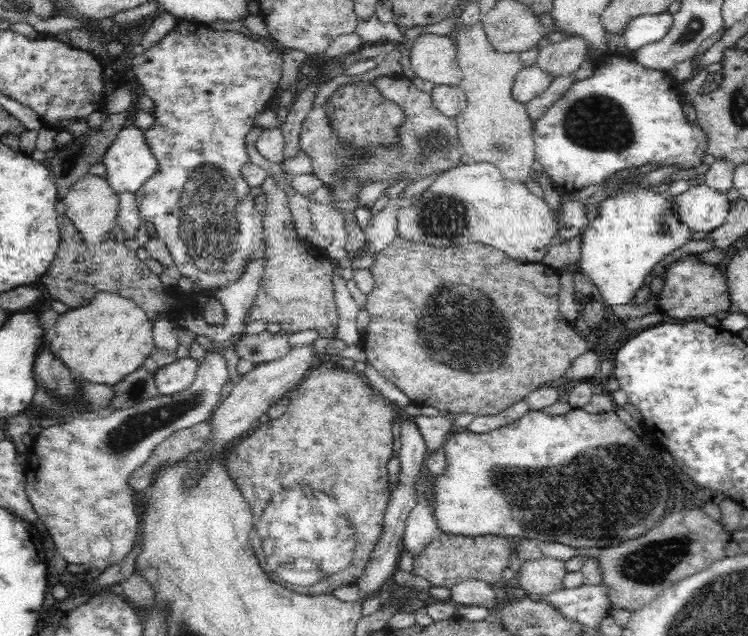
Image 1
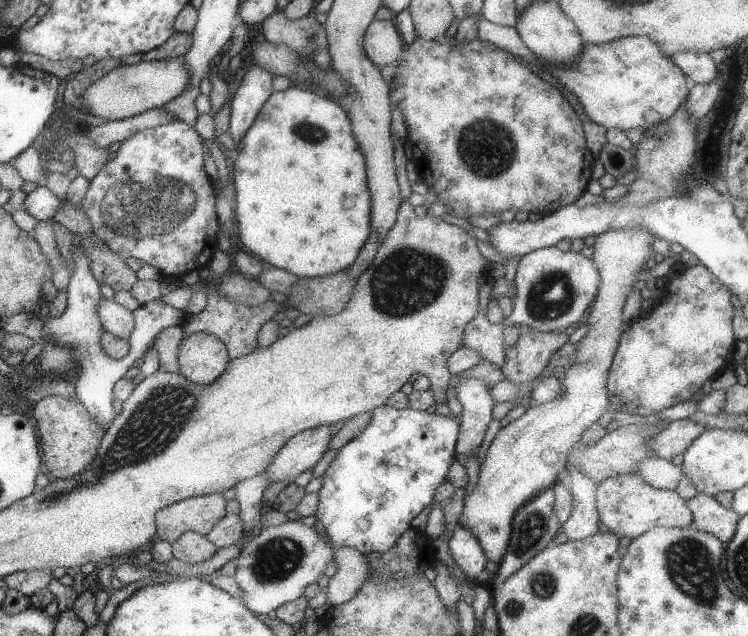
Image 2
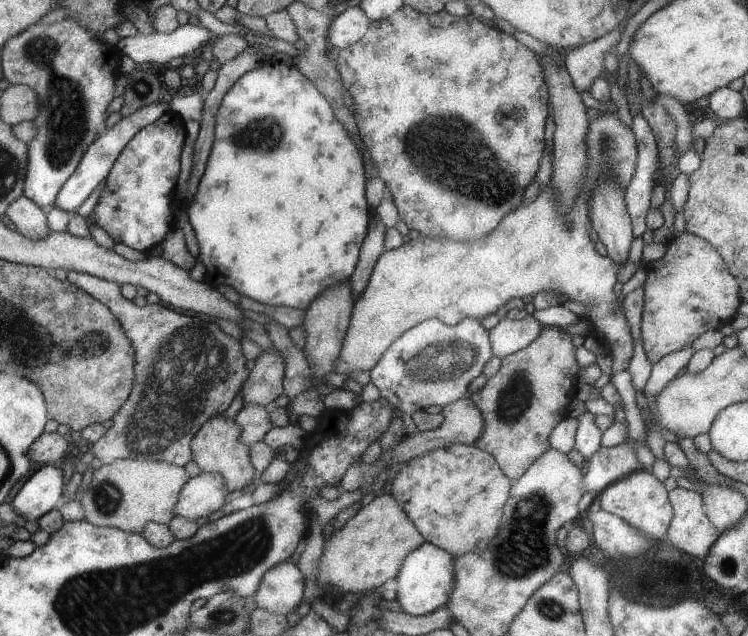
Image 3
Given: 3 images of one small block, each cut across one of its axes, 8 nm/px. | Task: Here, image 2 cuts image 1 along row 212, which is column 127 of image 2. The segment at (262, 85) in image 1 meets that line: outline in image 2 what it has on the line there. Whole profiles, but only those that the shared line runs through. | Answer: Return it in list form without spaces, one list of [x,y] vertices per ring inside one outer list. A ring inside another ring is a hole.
[[[178,119],[169,122],[165,125],[160,125],[151,129],[146,129],[137,132],[134,136],[126,139],[119,147],[118,151],[106,163],[104,168],[94,175],[94,178],[89,181],[89,188],[83,196],[81,203],[72,203],[77,207],[85,210],[86,216],[92,223],[94,234],[104,242],[104,247],[108,247],[113,253],[122,256],[123,259],[138,258],[145,263],[158,268],[161,272],[163,280],[171,280],[186,275],[192,270],[201,269],[216,252],[216,236],[218,236],[218,220],[216,220],[216,194],[212,188],[212,182],[204,170],[204,144],[202,139],[198,136],[197,130],[186,124],[184,121]]]

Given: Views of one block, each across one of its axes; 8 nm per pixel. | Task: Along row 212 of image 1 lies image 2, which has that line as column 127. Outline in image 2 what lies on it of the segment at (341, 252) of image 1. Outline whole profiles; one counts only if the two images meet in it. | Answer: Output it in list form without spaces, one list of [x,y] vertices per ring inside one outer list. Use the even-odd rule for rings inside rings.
[[[103,297],[100,299],[98,308],[104,330],[121,339],[132,339],[133,330],[136,327],[132,311],[122,307],[116,301],[108,302]]]

